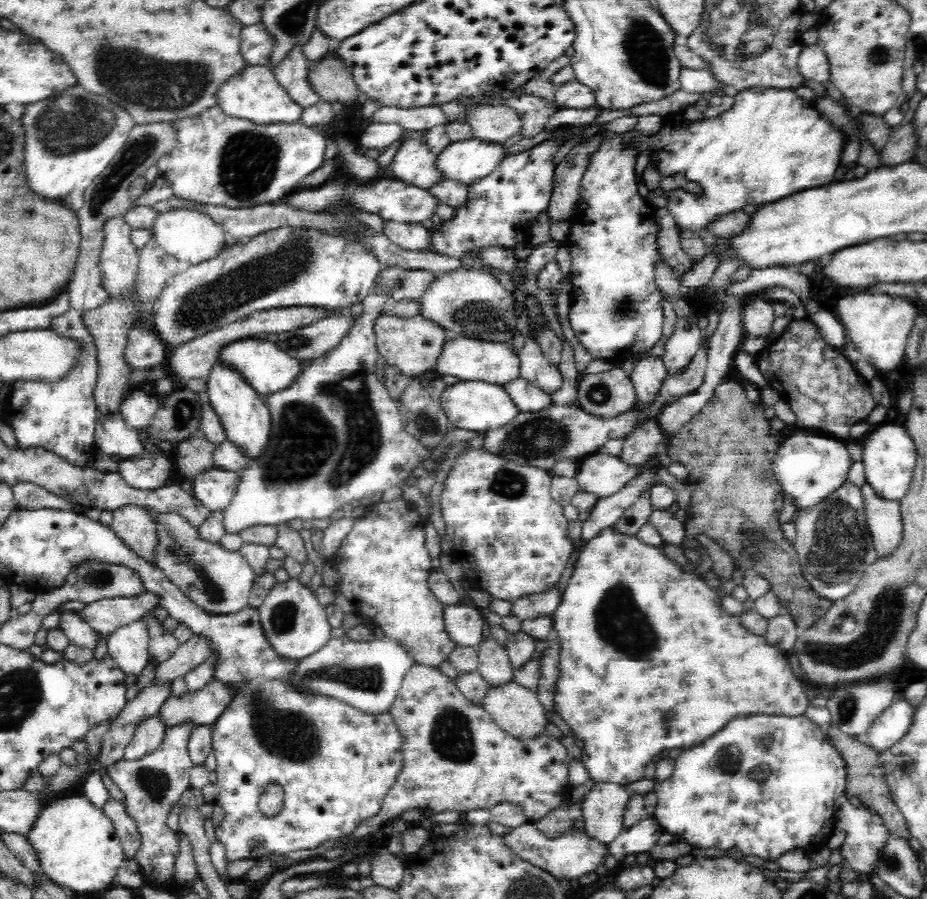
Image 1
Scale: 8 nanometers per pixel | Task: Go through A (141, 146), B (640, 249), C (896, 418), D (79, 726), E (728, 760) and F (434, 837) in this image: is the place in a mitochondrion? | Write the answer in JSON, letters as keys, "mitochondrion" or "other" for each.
{"A":"mitochondrion","B":"other","C":"other","D":"other","E":"mitochondrion","F":"other"}

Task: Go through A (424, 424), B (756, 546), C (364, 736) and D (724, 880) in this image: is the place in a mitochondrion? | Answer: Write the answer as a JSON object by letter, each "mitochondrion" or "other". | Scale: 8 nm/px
{"A":"mitochondrion","B":"mitochondrion","C":"other","D":"other"}

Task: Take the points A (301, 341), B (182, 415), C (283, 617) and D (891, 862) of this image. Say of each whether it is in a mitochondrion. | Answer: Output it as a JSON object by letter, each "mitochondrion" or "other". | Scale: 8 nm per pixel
{"A":"mitochondrion","B":"mitochondrion","C":"mitochondrion","D":"mitochondrion"}

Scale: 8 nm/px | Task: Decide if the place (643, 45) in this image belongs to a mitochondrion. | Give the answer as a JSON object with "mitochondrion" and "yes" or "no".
{"mitochondrion":"yes"}

